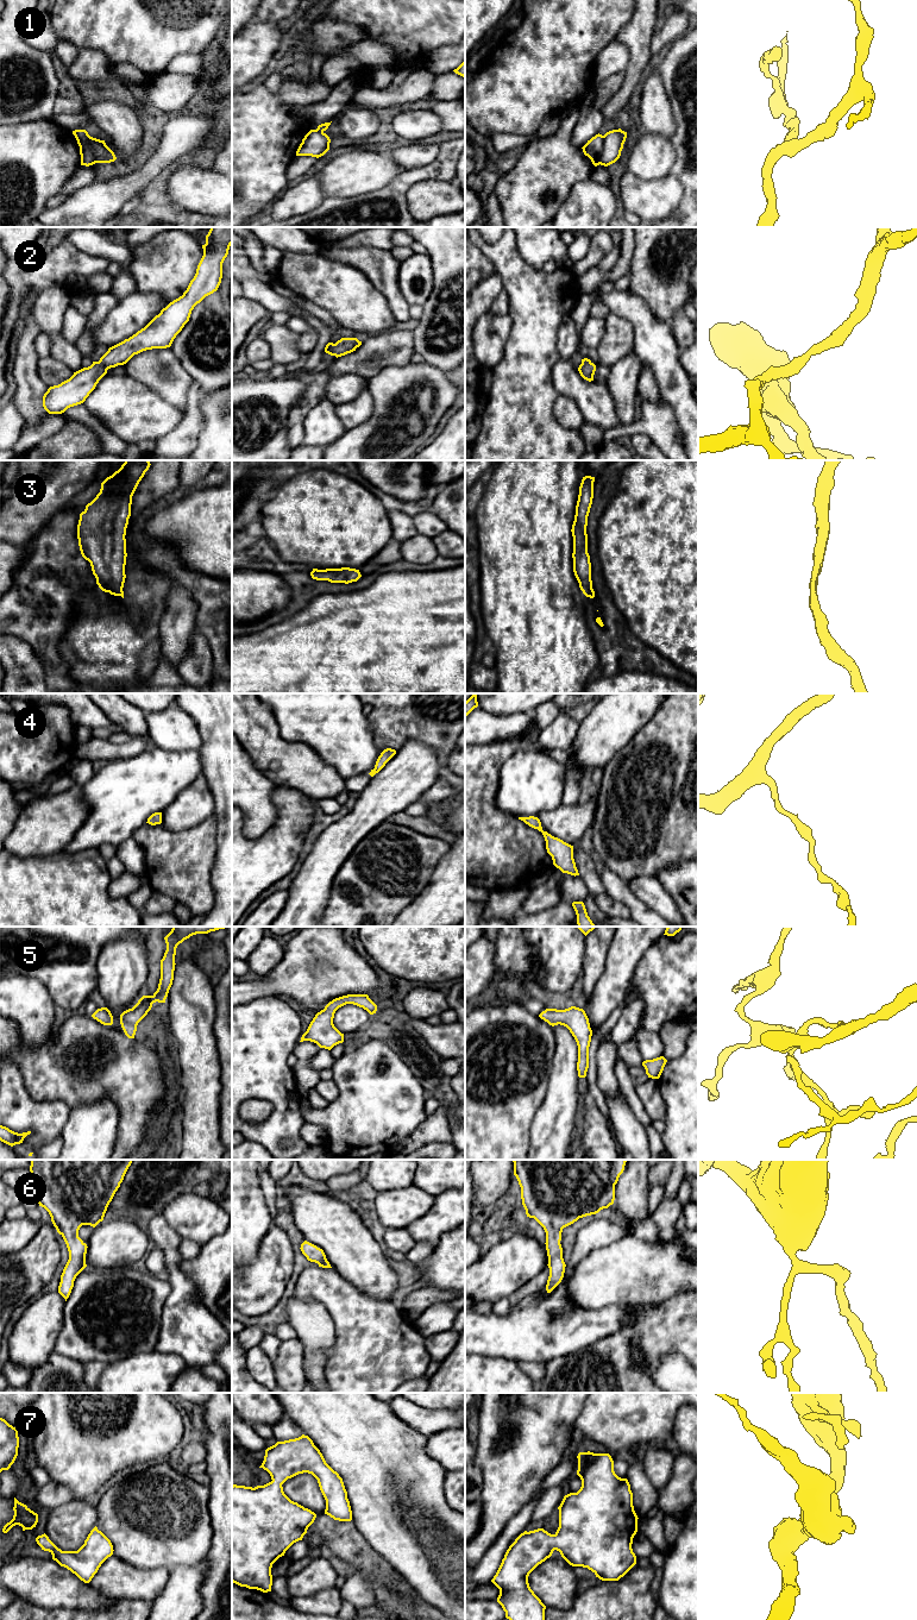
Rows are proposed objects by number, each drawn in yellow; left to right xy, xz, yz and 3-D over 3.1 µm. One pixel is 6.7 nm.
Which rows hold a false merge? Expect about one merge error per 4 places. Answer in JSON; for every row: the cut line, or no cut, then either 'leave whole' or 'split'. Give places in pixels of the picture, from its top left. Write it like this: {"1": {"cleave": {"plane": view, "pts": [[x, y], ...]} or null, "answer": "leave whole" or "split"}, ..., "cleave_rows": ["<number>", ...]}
{"1": {"cleave": {"plane": "yz", "pts": [[603, 136], [603, 151], [600, 163]]}, "answer": "split"}, "2": {"cleave": null, "answer": "leave whole"}, "3": {"cleave": null, "answer": "leave whole"}, "4": {"cleave": null, "answer": "leave whole"}, "5": {"cleave": null, "answer": "leave whole"}, "6": {"cleave": null, "answer": "leave whole"}, "7": {"cleave": null, "answer": "leave whole"}, "cleave_rows": ["1"]}

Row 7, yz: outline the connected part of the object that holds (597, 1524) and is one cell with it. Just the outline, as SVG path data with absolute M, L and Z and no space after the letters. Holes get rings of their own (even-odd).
M579 1452L577 1458L577 1475L582 1480L582 1487L577 1493L565 1495L558 1507L559 1527L557 1532L551 1534L544 1528L538 1528L521 1533L507 1550L496 1575L491 1580L500 1589L497 1602L509 1620L545 1620L546 1606L530 1589L528 1576L539 1564L549 1558L554 1550L559 1551L570 1565L588 1568L602 1581L618 1581L636 1564L632 1544L637 1532L639 1518L634 1511L633 1493L628 1480L615 1474L614 1461L609 1453Z

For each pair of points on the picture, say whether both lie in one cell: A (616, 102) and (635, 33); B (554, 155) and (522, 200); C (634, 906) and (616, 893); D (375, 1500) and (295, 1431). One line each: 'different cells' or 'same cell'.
A: same cell
B: same cell
C: same cell
D: different cells

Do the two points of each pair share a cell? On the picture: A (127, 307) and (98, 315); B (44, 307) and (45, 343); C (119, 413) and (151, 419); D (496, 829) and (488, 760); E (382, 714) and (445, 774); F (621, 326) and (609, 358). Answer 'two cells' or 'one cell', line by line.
A: two cells
B: two cells
C: one cell
D: one cell
E: one cell
F: one cell

